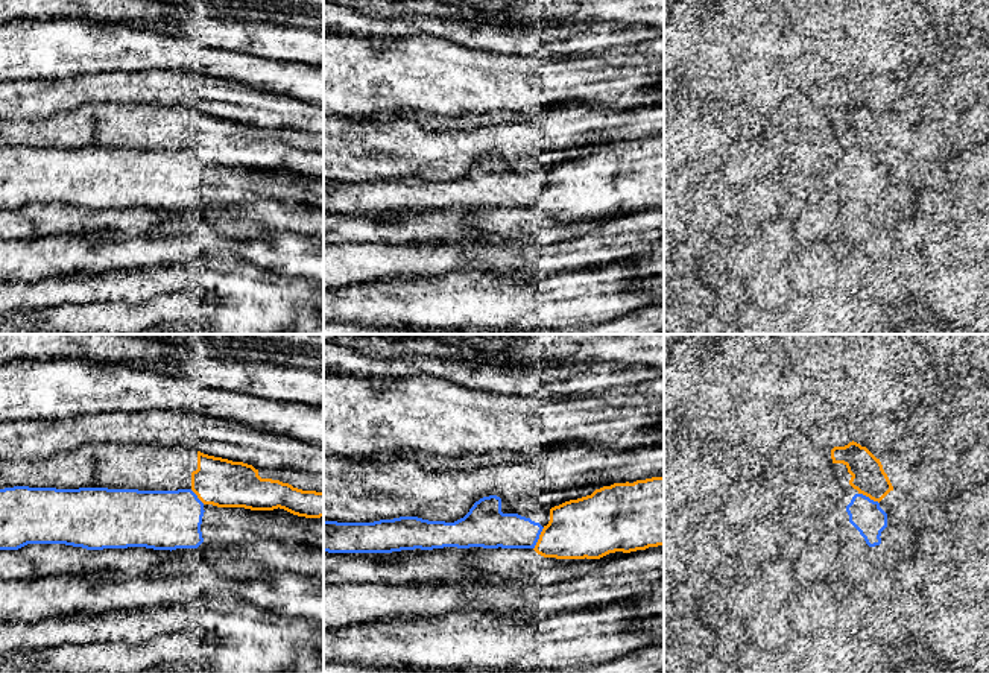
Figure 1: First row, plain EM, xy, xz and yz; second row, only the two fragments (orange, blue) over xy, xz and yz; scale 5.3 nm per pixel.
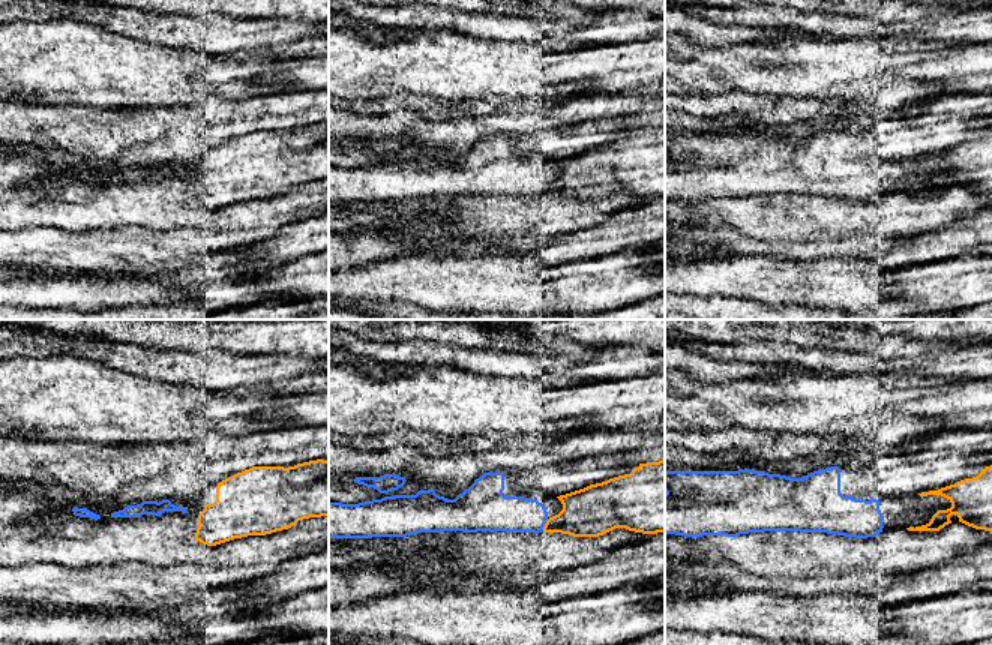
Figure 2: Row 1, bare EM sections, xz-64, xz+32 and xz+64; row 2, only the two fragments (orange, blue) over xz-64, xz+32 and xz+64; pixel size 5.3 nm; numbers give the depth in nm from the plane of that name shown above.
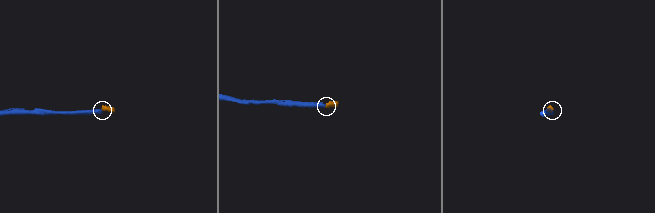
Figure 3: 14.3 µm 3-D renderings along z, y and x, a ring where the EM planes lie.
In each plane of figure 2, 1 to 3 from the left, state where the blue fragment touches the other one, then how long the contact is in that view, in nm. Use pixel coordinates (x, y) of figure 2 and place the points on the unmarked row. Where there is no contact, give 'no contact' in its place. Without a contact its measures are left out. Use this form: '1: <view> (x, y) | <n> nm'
1: no contact
2: xz+32 (545, 189) | 70 nm
3: no contact

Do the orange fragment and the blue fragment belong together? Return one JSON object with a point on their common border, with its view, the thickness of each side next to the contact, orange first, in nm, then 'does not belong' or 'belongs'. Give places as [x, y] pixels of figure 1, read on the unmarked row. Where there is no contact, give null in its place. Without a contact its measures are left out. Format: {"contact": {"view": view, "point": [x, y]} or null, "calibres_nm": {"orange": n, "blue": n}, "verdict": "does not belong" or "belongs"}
{"contact": {"view": "xz", "point": [540, 198]}, "calibres_nm": {"orange": 320, "blue": 200}, "verdict": "belongs"}

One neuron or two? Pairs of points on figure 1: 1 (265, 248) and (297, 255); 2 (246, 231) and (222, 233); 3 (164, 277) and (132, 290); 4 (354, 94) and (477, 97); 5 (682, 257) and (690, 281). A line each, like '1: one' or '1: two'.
1: one
2: one
3: one
4: one
5: two

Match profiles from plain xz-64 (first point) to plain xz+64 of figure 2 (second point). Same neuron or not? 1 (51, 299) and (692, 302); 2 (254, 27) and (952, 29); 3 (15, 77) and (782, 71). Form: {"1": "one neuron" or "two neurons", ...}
{"1": "two neurons", "2": "one neuron", "3": "one neuron"}

